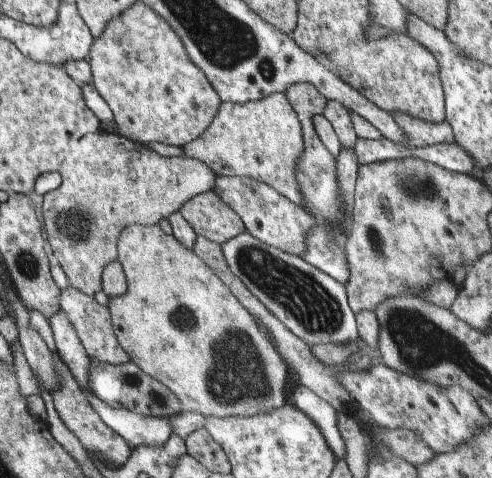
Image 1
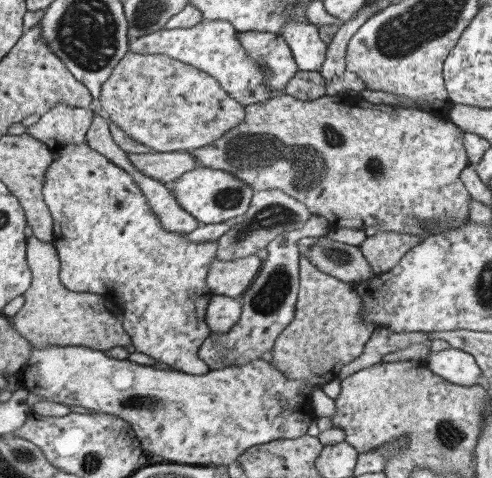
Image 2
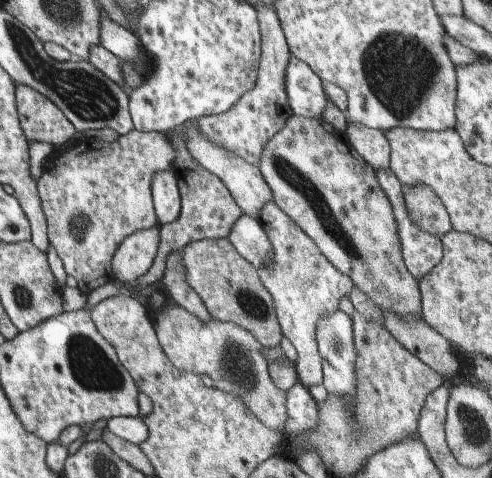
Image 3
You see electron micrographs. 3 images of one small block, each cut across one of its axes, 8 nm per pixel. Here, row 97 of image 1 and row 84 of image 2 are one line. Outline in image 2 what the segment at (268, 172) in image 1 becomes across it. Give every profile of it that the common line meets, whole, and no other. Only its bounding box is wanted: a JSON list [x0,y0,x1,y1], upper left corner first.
[236,31,298,94]

